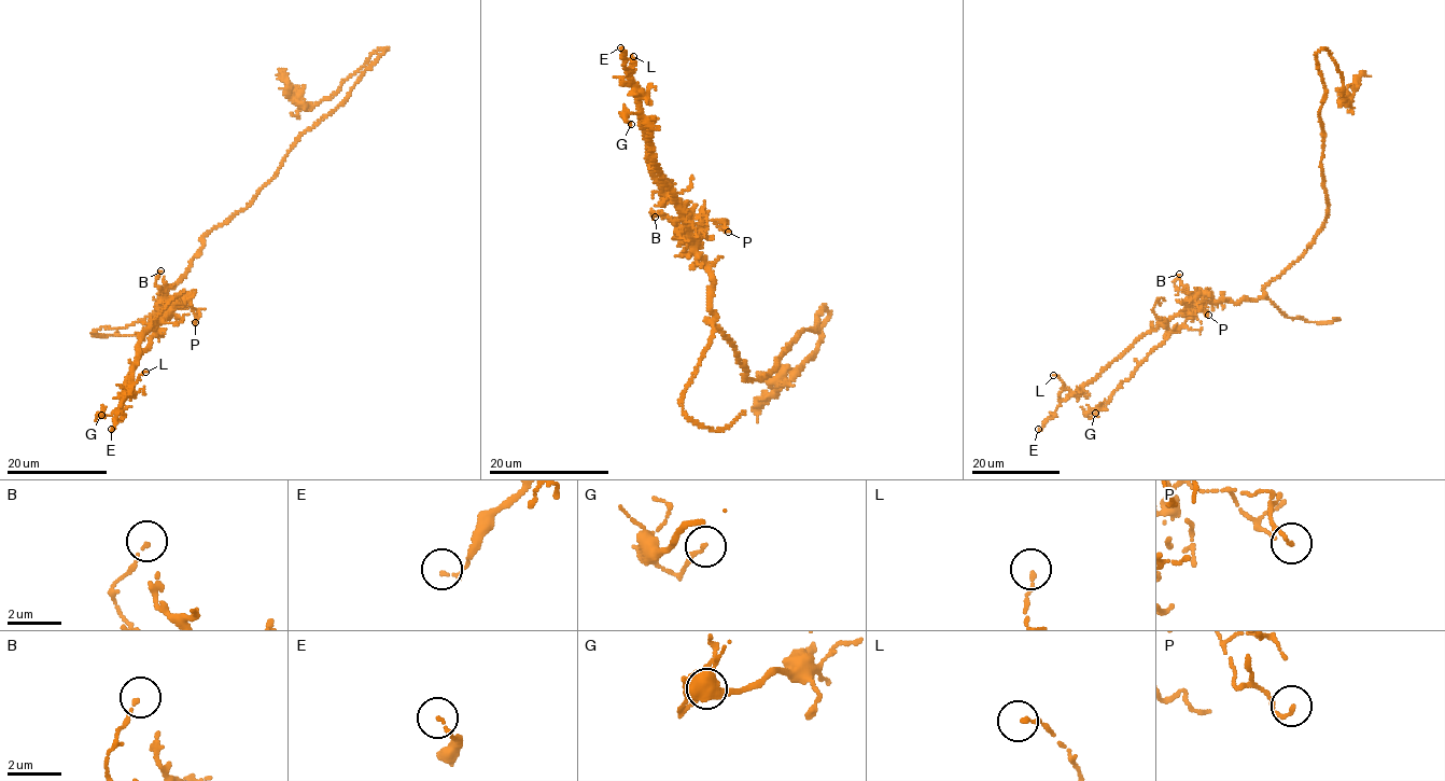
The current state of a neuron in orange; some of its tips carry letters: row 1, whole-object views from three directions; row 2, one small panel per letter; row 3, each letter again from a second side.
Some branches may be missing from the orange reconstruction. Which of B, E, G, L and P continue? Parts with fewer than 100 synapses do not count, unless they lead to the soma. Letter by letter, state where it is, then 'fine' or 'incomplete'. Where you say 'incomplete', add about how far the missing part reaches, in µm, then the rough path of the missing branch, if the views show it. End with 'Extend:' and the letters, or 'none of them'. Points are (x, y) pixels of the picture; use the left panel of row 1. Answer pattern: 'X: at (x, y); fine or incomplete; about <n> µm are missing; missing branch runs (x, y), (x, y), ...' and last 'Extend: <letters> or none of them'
B: at (160, 270); fine
E: at (111, 429); fine
G: at (101, 415); fine
L: at (145, 372); fine
P: at (195, 322); fine
Extend: none of them

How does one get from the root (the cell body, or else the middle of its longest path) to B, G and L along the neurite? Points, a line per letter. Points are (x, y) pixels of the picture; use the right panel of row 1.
B: (1322, 226), (1303, 255), (1256, 300), (1209, 301), (1191, 310), (1190, 296), (1175, 284), (1179, 274)
G: (1322, 226), (1303, 255), (1264, 287), (1263, 295), (1209, 301), (1148, 356), (1111, 399), (1086, 414), (1095, 413)
L: (1322, 226), (1263, 295), (1209, 301), (1182, 311), (1074, 392), (1053, 375)

